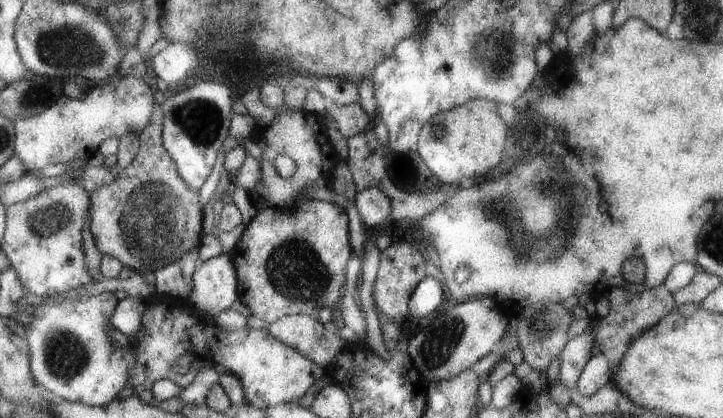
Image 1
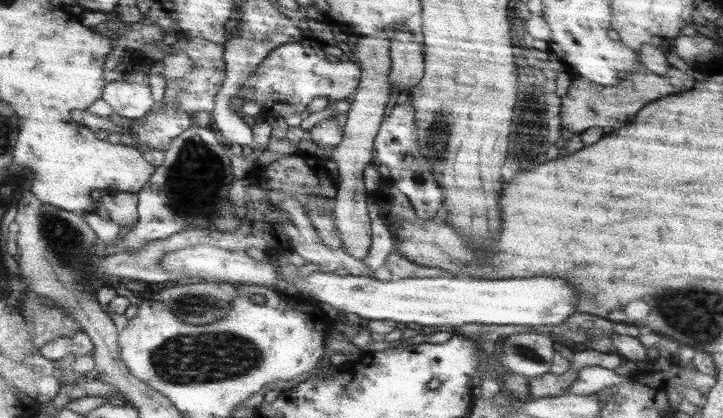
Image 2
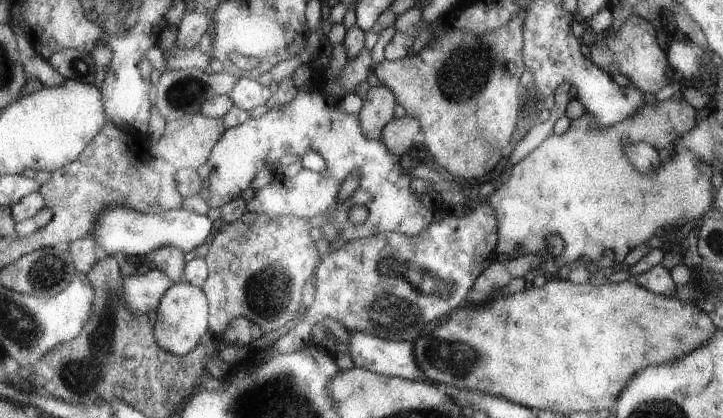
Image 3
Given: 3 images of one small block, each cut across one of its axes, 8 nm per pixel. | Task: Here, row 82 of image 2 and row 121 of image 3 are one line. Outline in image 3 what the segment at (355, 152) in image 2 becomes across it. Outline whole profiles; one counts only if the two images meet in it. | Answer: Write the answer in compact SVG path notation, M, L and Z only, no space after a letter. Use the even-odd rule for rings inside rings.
M383 85L369 87L361 96L362 103L356 117L358 127L366 139L376 140L381 129L393 119L396 100L393 93Z

